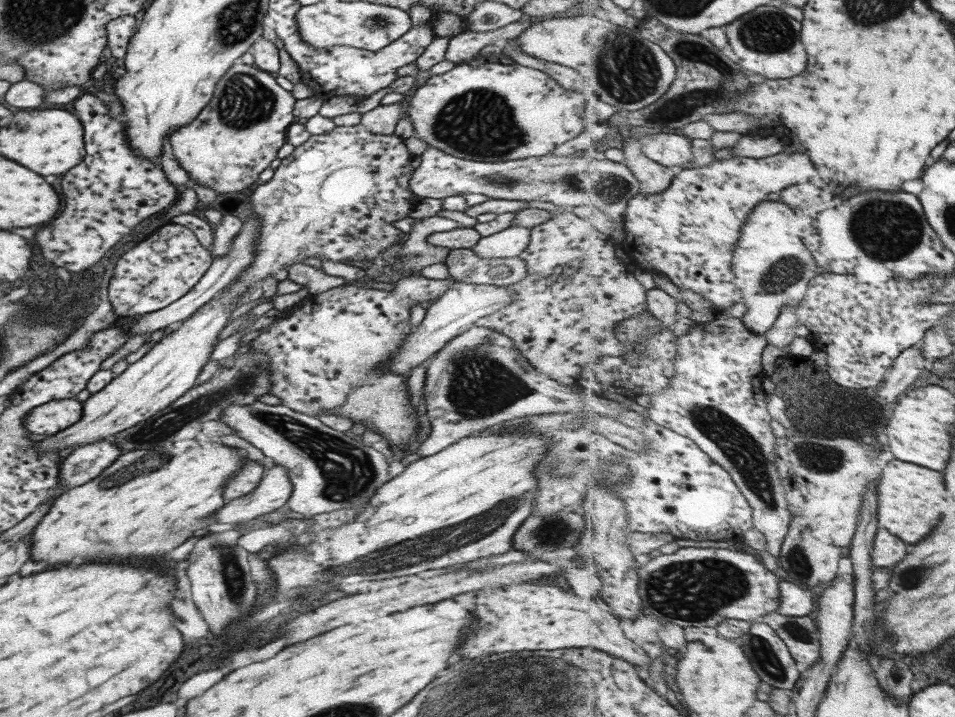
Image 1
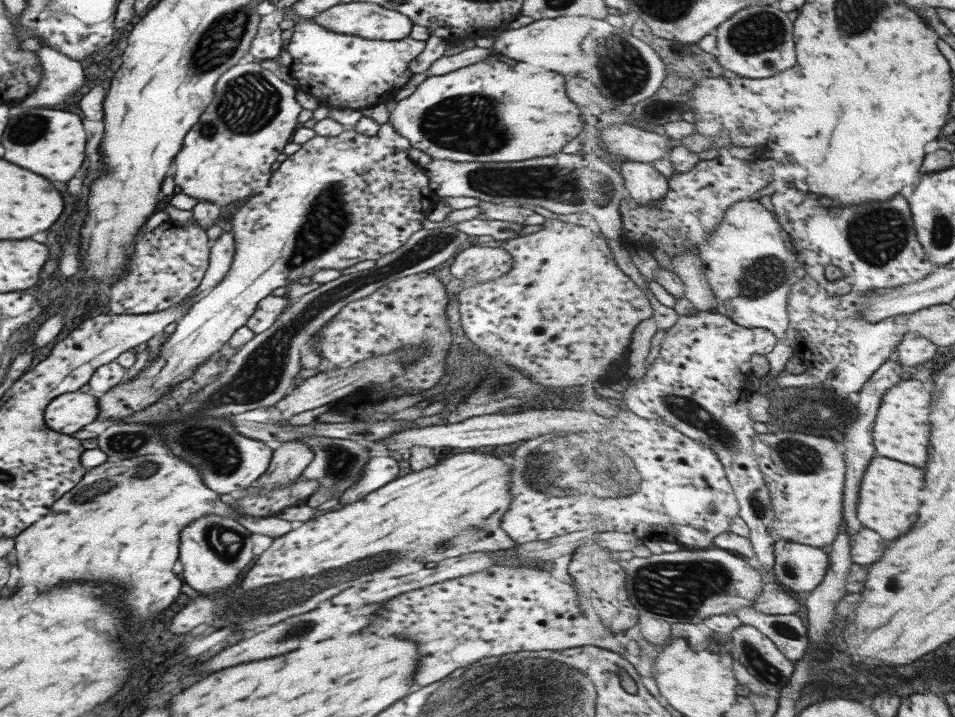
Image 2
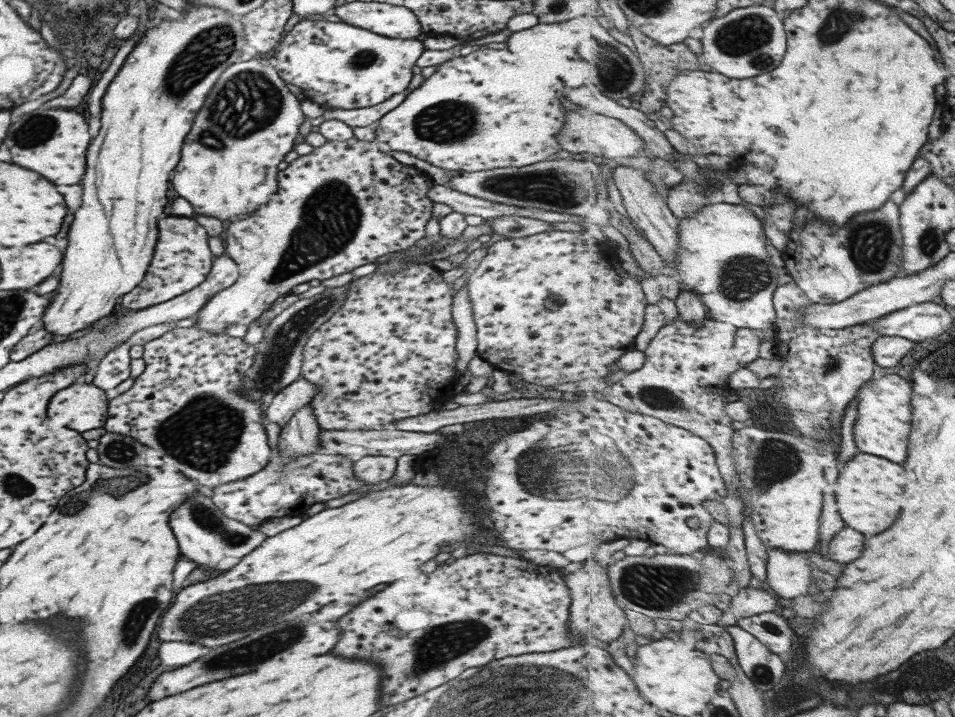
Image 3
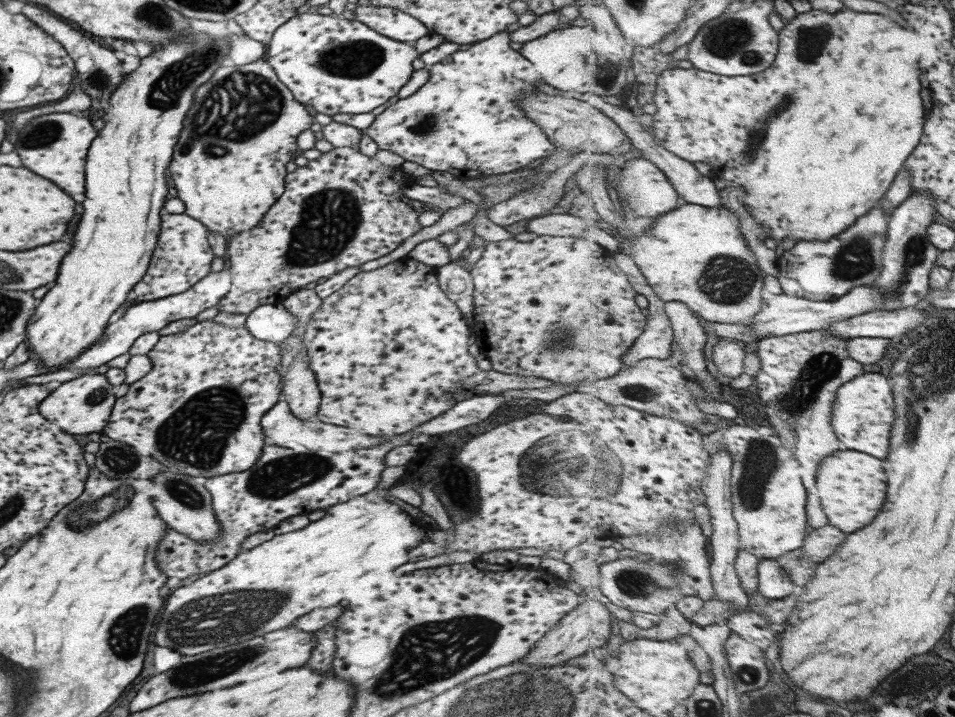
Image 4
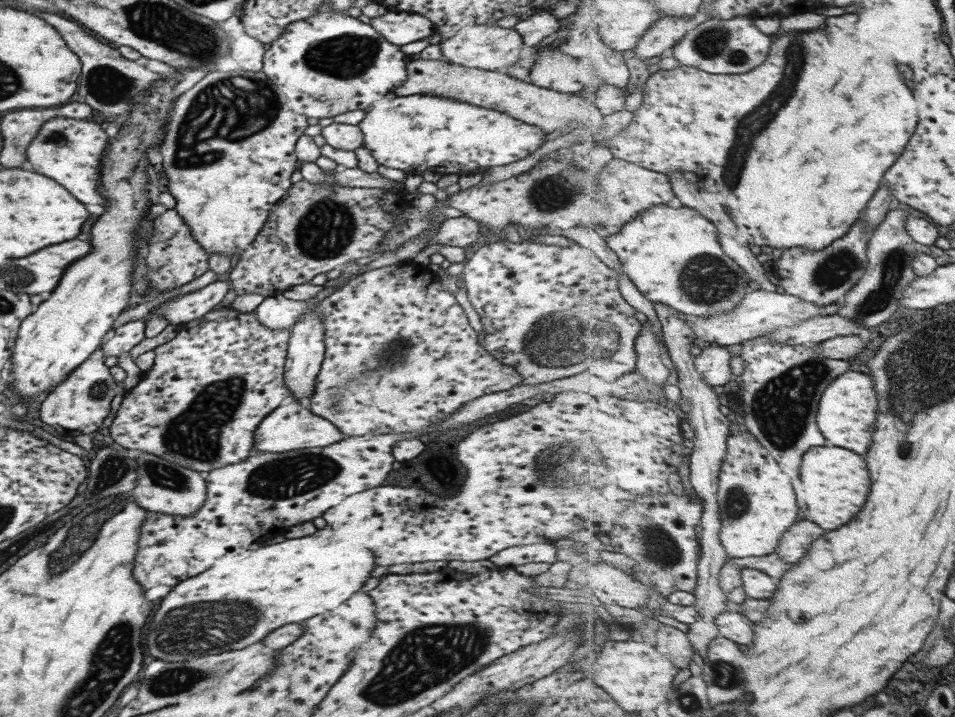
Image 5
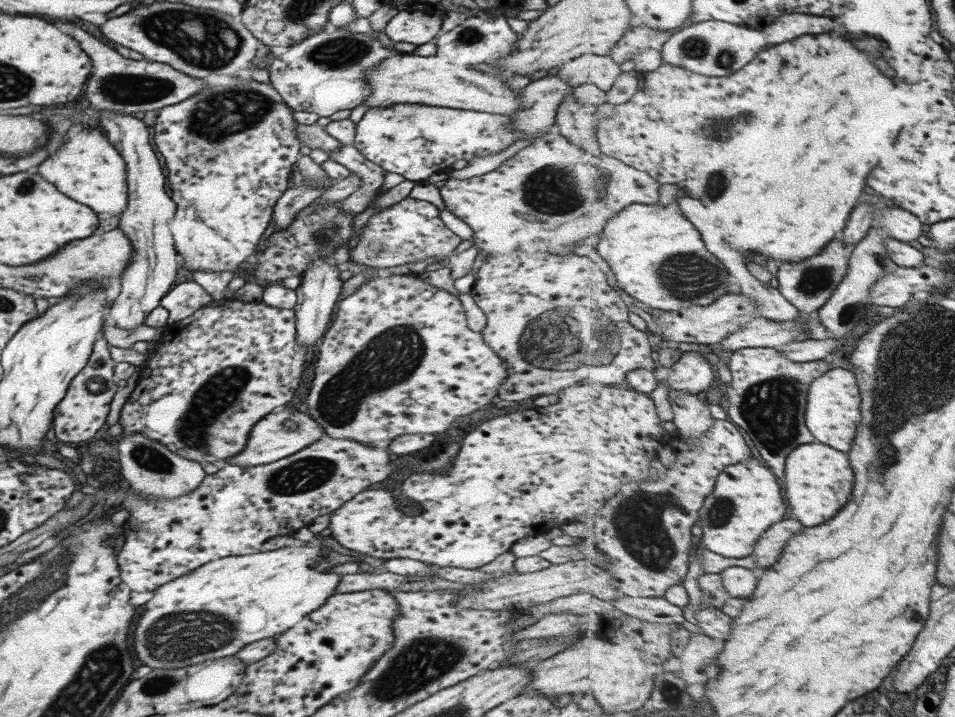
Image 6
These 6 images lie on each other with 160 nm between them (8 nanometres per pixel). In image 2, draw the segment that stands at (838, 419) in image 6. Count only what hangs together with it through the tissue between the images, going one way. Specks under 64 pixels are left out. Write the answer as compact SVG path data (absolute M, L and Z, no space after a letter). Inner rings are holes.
M902 380L885 394L874 426L874 439L879 456L901 460L917 468L925 468L929 462L929 446L932 438L932 399L934 394L931 382Z

